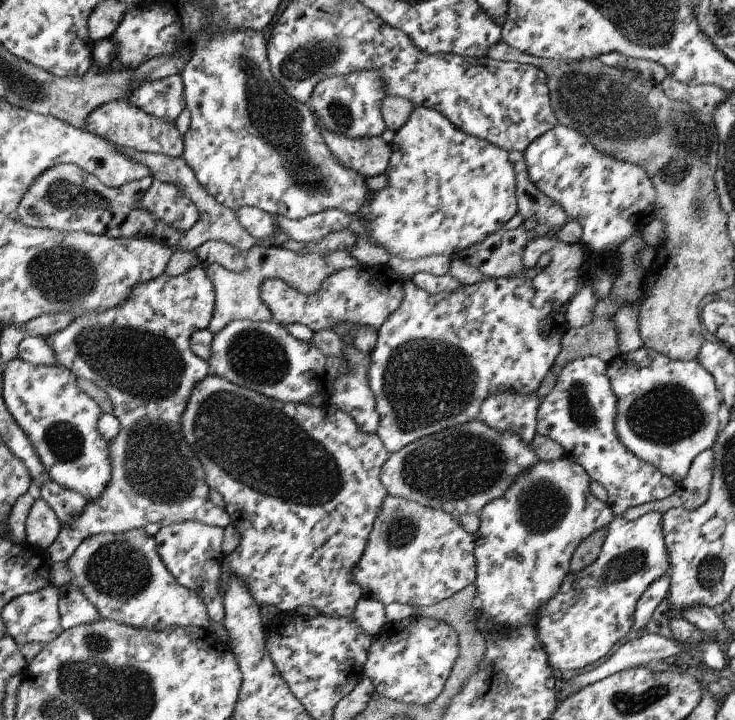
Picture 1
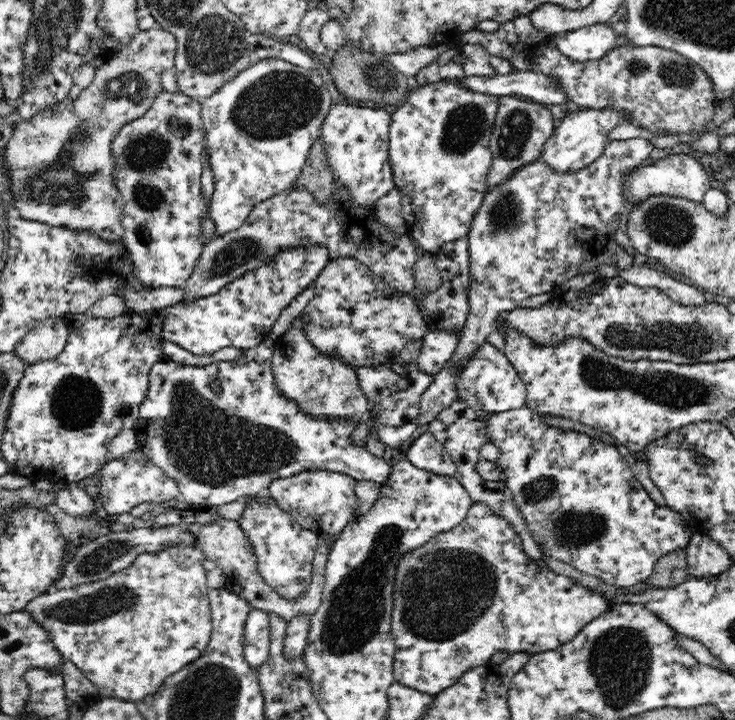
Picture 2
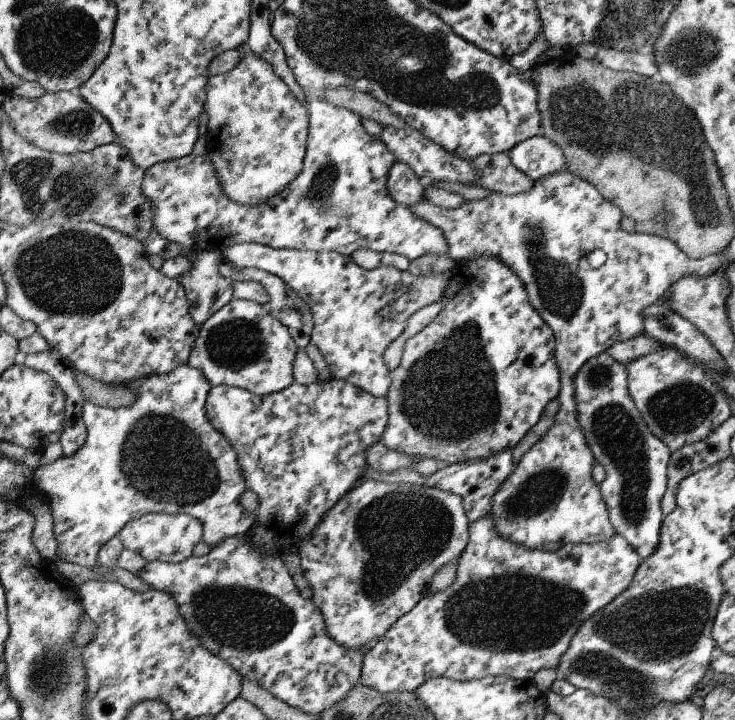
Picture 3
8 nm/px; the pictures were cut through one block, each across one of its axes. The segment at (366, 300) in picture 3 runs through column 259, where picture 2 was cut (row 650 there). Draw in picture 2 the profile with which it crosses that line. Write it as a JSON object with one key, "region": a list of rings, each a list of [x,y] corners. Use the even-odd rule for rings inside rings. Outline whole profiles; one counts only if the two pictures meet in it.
{"region":[[[251,609],[244,630],[245,659],[258,668],[266,662],[270,650],[270,615]]]}

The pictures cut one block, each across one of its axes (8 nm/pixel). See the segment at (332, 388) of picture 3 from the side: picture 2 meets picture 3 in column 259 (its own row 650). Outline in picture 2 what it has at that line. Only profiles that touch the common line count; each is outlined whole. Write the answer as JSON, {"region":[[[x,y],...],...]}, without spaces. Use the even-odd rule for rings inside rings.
{"region":[[[473,502],[456,528],[438,533],[428,544],[404,554],[398,562],[390,624],[396,645],[395,682],[437,695],[458,682],[468,670],[486,666],[498,652],[534,655],[570,642],[608,608],[609,602],[600,593],[528,556],[522,537],[506,518],[496,515],[488,504]]]}

